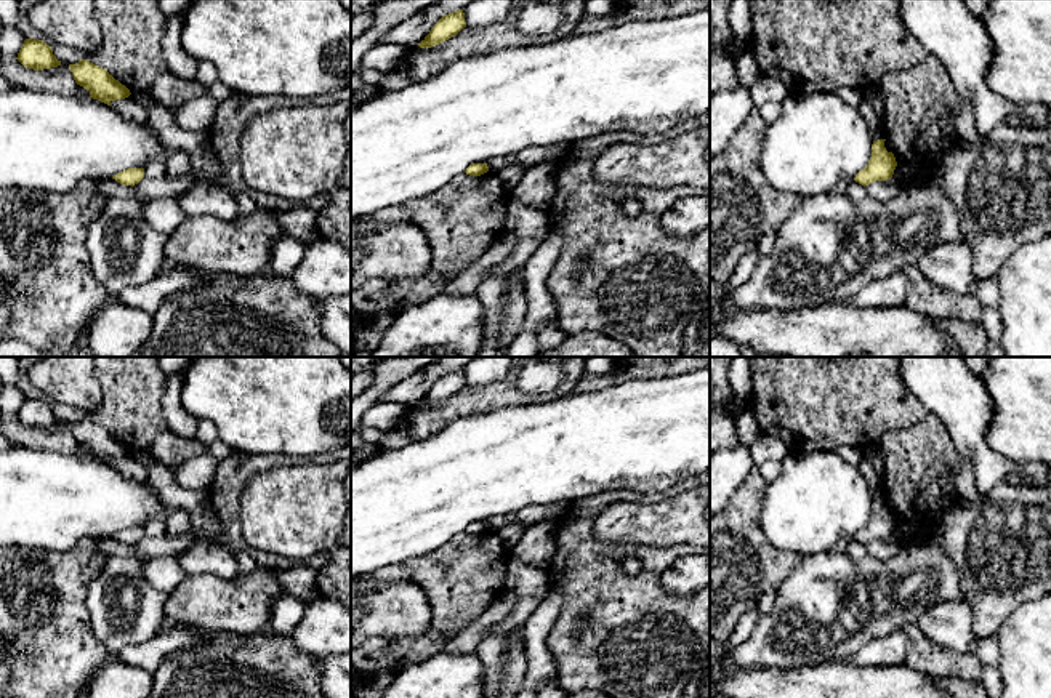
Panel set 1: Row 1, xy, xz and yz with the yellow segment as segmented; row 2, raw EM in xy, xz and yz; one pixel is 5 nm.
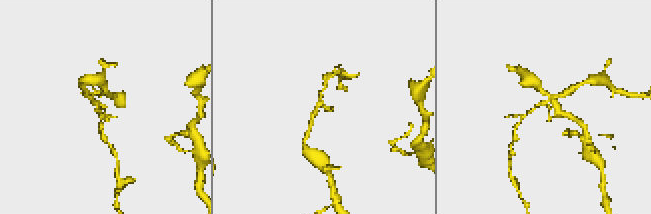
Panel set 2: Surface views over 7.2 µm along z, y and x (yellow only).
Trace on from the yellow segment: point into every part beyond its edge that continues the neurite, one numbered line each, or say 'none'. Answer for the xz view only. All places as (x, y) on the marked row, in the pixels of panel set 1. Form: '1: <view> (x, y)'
none

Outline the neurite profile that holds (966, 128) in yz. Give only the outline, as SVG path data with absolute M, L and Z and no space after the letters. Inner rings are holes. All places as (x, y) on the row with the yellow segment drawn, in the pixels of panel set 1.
M960 99L960 104L955 109L955 122L958 139L961 142L977 142L982 139L981 133L977 131L974 112L969 102Z

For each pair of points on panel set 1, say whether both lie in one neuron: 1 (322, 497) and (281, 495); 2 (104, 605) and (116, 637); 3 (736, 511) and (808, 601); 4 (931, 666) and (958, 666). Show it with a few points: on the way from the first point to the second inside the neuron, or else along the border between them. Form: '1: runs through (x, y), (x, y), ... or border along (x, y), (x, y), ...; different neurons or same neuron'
1: runs through (313, 495), (290, 495); same neuron
2: runs through (112, 613), (116, 617), (116, 629); same neuron
3: border along (801, 557), (776, 588); different neurons
4: runs through (938, 666), (952, 666); same neuron

